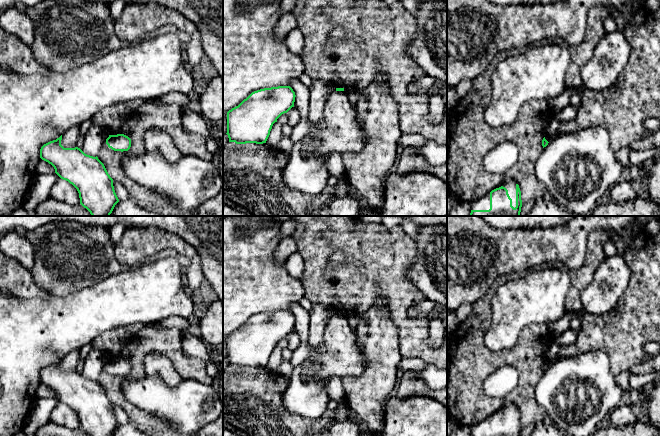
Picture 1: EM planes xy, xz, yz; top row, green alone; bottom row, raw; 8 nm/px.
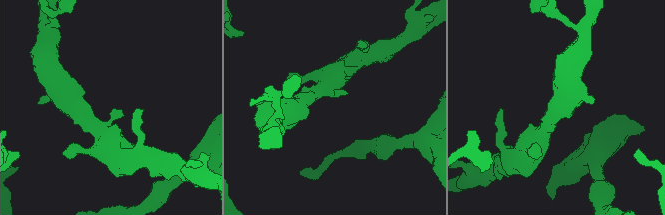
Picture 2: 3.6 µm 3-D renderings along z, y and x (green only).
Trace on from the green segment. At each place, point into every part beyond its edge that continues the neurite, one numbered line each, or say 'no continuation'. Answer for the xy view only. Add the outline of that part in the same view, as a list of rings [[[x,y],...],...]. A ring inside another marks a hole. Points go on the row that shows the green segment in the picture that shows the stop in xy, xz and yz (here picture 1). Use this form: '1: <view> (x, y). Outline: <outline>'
no continuation

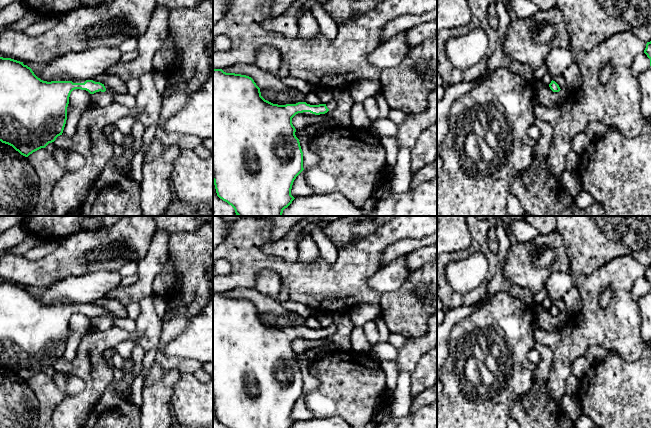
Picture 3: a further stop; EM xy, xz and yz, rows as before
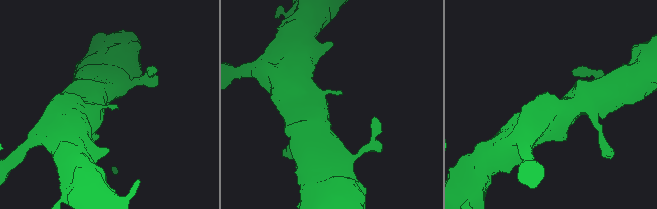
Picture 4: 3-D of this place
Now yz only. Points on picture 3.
no continuation

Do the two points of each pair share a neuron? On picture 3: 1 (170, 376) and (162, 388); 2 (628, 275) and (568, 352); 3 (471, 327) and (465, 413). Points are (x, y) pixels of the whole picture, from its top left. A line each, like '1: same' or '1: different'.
1: same
2: same
3: same

